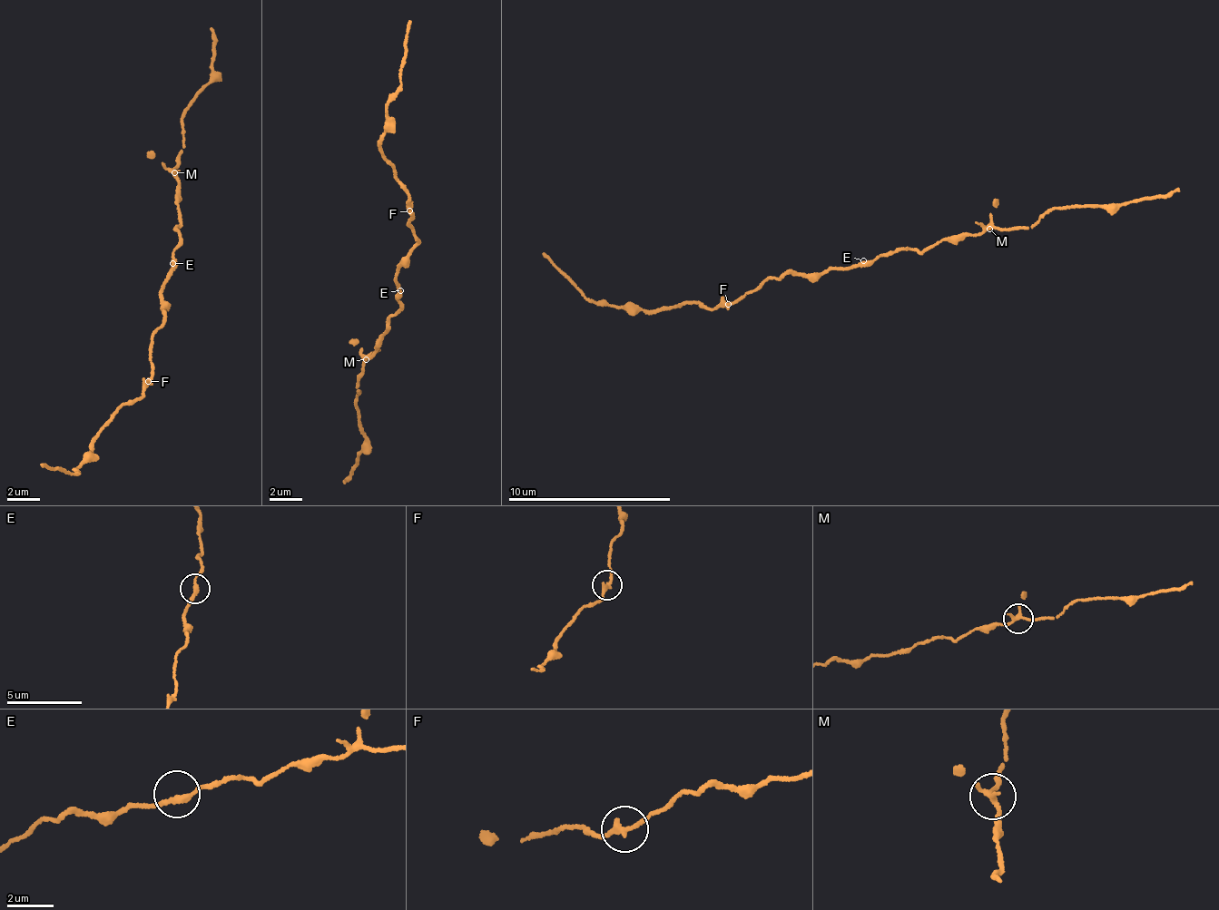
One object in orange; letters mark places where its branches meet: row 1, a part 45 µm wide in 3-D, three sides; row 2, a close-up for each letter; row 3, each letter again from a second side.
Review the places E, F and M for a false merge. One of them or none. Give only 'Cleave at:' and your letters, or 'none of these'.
Cleave at: none of these

